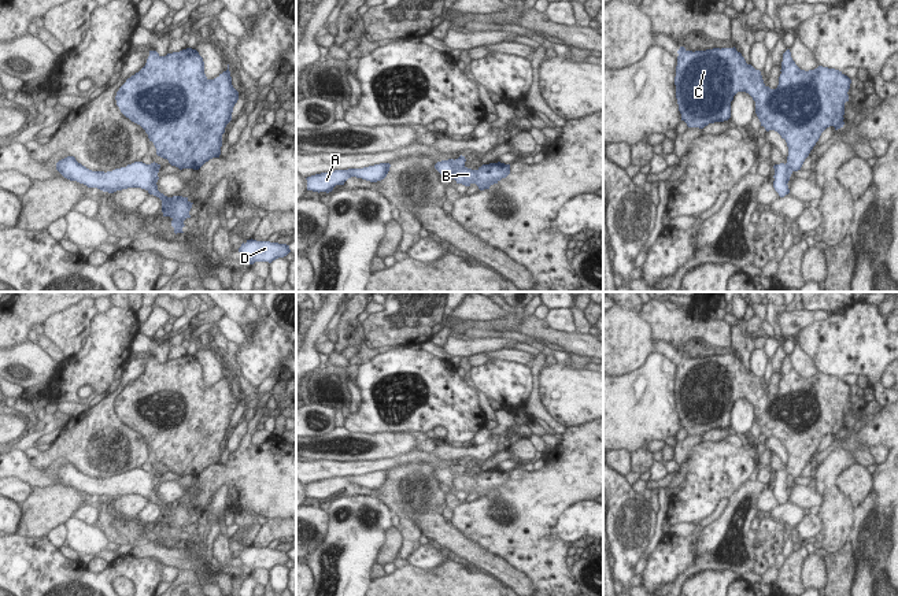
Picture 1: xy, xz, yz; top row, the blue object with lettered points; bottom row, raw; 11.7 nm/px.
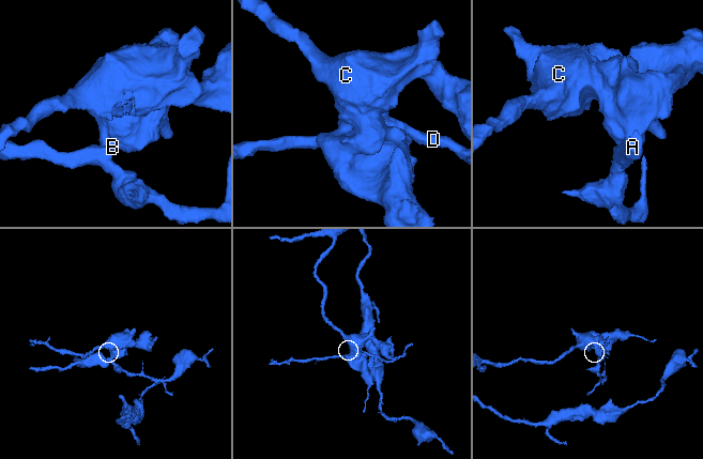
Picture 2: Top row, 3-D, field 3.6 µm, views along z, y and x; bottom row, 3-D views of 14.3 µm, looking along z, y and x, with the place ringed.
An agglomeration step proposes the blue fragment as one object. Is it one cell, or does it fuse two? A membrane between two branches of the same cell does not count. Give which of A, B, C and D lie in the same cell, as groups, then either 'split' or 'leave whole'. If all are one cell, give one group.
groups A D / B C; split

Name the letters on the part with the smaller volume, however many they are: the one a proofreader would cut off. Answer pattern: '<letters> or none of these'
A, D

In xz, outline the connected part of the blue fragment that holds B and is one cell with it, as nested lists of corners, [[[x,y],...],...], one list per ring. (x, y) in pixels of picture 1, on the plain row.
[[[489,470],[483,471],[477,477],[468,474],[459,474],[455,480],[454,486],[457,491],[470,493],[476,491],[480,497],[489,496],[491,492],[498,491],[502,485],[506,485],[510,481],[510,471],[505,470]]]

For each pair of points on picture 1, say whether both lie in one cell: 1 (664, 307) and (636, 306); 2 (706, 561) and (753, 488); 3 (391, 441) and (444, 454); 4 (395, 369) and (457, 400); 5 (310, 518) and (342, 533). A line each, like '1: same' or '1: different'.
1: different
2: same
3: different
4: same
5: different

